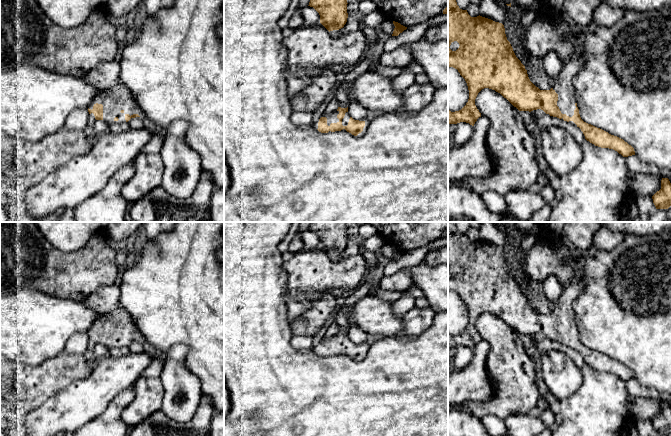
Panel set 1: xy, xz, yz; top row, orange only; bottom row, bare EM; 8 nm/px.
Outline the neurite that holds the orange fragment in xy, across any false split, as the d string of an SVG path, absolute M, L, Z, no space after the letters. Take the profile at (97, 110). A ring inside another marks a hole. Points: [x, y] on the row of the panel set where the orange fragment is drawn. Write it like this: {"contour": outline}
{"contour": "M113 60L97 64L83 77L99 92L88 108L90 116L109 125L145 116L129 89L120 81L119 73L120 64Z"}

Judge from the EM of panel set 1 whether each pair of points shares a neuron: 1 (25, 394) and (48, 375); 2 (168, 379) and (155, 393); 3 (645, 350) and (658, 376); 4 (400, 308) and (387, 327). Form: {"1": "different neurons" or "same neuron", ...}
{"1": "same neuron", "2": "different neurons", "3": "same neuron", "4": "different neurons"}

